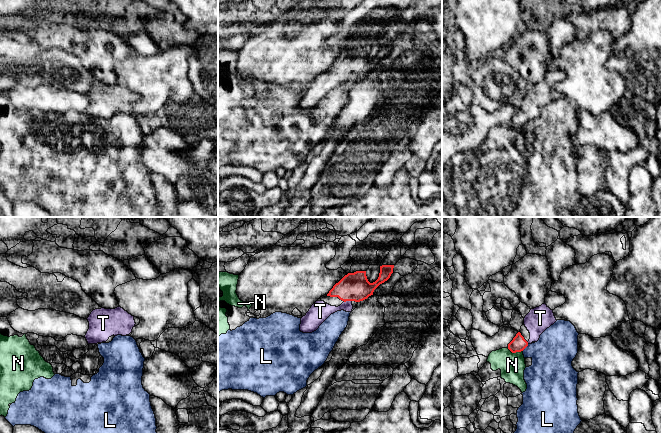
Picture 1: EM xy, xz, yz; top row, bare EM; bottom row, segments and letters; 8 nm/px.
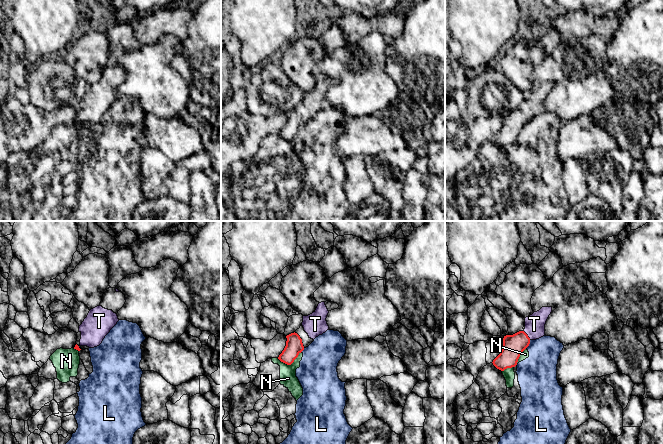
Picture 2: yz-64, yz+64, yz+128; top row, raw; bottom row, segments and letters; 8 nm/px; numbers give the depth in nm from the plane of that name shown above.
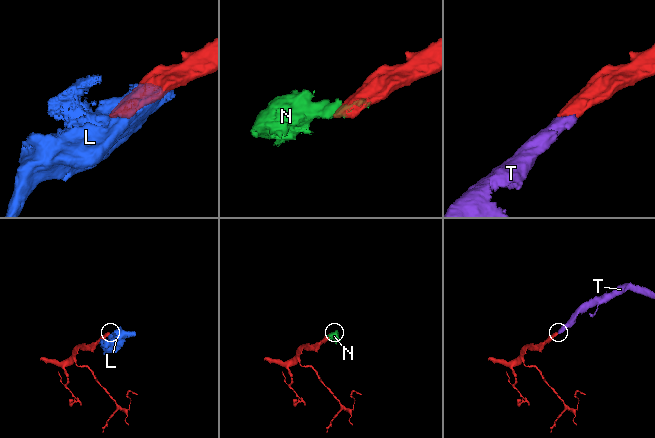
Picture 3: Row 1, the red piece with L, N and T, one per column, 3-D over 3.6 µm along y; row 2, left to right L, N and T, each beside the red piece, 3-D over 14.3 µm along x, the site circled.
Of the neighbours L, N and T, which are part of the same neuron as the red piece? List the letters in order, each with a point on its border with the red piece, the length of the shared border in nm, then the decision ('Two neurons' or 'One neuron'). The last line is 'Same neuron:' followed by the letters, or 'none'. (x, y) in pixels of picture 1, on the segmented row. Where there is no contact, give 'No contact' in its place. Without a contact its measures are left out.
L: Touches red at yz (525, 347). Shared border 80 nm. Two neurons
N: Touches red at yz (515, 352). Shared border 130 nm. Two neurons
T: Touches red at xz (347, 300). Shared border 70 nm. One neuron
Same neuron: T

